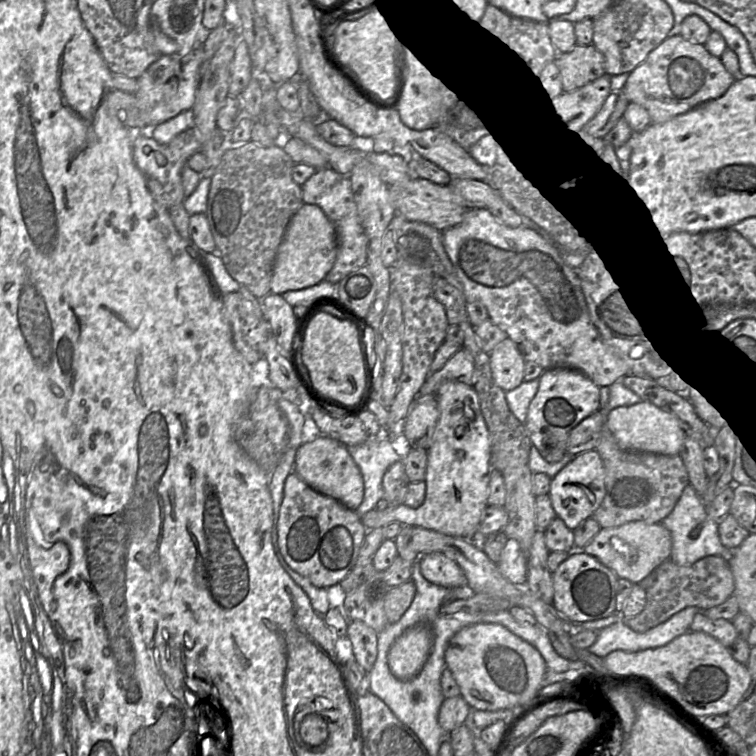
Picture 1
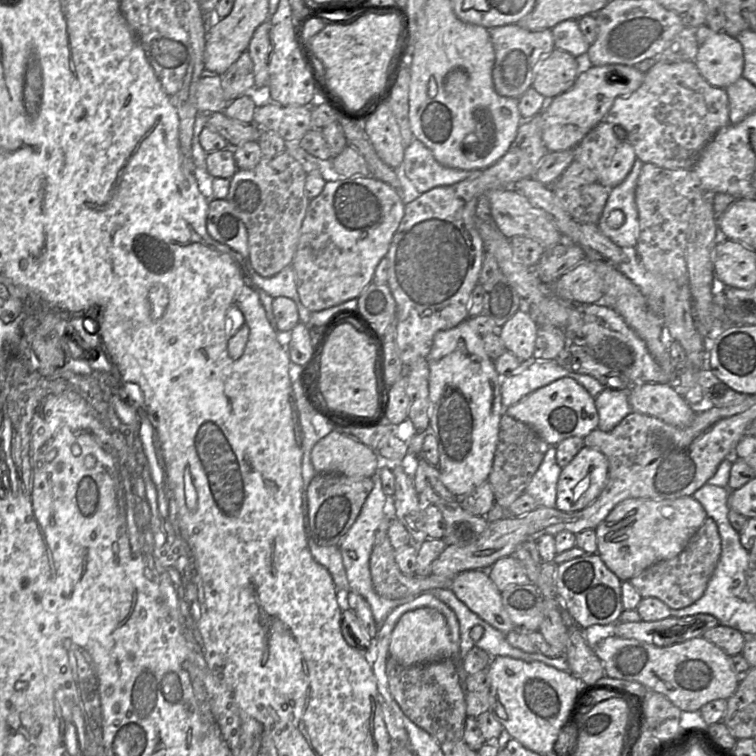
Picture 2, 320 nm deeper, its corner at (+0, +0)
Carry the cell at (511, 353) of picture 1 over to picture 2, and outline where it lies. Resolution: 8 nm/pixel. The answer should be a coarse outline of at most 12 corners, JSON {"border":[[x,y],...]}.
{"border":[[525,309],[499,330],[506,349],[533,360],[538,325]]}

